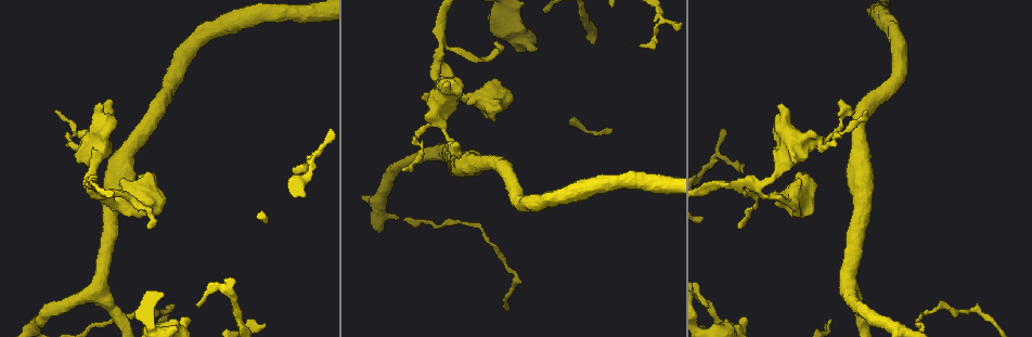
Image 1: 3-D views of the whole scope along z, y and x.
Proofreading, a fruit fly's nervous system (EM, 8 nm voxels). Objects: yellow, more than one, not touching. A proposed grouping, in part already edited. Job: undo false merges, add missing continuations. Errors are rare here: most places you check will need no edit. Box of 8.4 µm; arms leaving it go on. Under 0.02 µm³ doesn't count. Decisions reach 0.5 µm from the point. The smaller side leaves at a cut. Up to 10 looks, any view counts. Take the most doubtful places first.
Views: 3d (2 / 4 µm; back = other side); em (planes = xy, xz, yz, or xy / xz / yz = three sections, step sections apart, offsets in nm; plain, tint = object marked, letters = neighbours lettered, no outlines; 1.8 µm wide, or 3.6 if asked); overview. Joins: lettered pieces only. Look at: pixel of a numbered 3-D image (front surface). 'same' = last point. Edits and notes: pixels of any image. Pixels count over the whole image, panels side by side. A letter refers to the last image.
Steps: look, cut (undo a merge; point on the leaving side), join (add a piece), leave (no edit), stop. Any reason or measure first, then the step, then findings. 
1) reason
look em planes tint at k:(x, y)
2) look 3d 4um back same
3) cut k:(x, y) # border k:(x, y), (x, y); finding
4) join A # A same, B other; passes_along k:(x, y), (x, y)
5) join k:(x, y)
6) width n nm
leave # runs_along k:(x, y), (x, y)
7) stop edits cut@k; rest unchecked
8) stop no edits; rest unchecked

thin neck
look 3d 4um at 1:(444, 111)

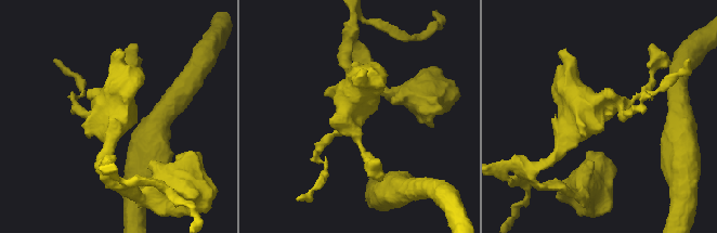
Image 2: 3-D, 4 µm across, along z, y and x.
shape alone is not enough
look em 3.6um xz step 4 tint at 2:(605, 113)

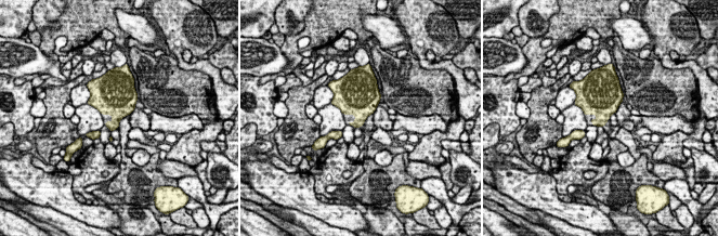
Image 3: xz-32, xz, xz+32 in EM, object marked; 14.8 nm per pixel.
another direction
look em 3.6um planes letters same

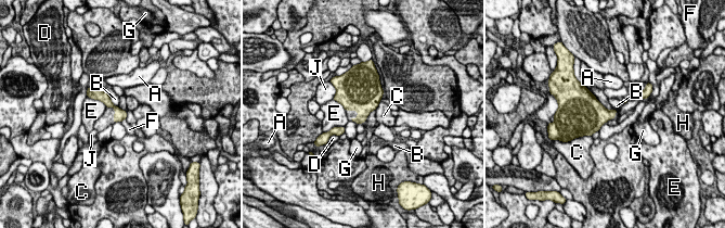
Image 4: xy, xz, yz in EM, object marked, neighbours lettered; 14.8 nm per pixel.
width 170 nm
leave # A other, B other, C other, D other, E other, F other, G other, H other, J other; border 4:(593, 94), (607, 109), (617, 111); one neuron here

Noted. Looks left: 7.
stops while still wide
look em 3.6um planes letters at 1:(788, 212)

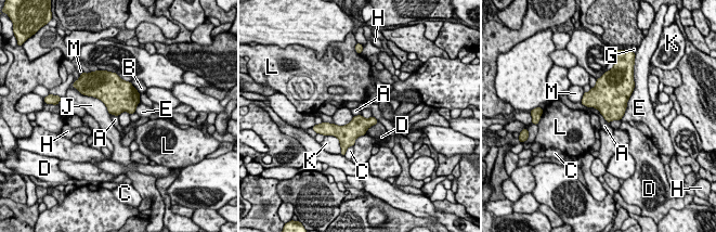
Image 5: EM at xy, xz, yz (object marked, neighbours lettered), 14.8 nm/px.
longest_contact J 480 nm
leave # A other, B other, C other, D other, E other, G other, H other, J other, K other, L other, M other; no lettered piece goes on from it

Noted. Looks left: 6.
branch stops here
look em planes letters at 1:(188, 318)

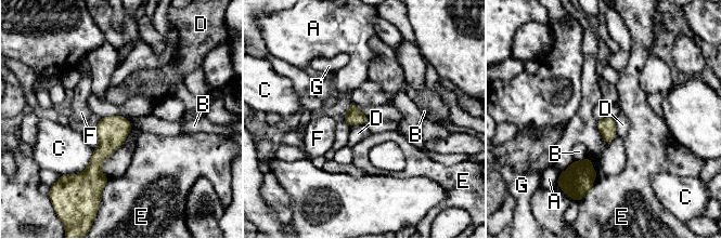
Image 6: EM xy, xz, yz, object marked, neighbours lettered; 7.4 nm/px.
leave # A other, B other, C other, D other, E other, F other, G other; border 6:(614, 119), (617, 134); no lettered piece goes on from it

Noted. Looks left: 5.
look em xz step 8 tint at 1:(638, 47)

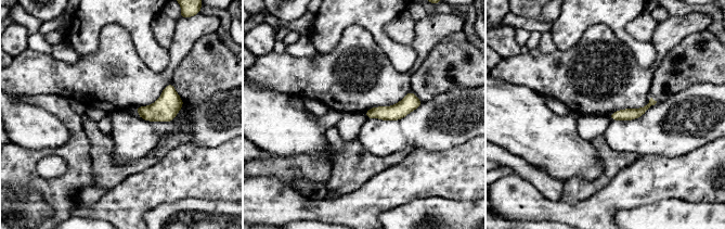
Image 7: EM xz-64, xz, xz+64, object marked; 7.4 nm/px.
cut it another way
look em planes letters same

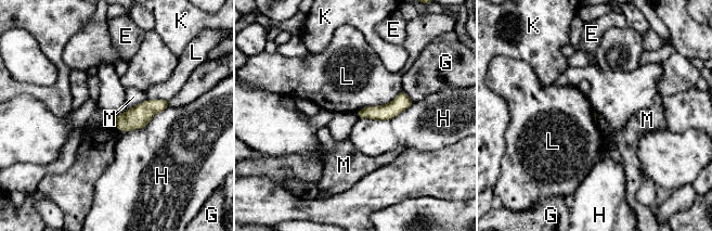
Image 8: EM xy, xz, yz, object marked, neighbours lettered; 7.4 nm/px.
leave # E other, G other, H other, K other, L other, M other; no lettered piece goes on from it

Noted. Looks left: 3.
stop no edits; rest unchecked

